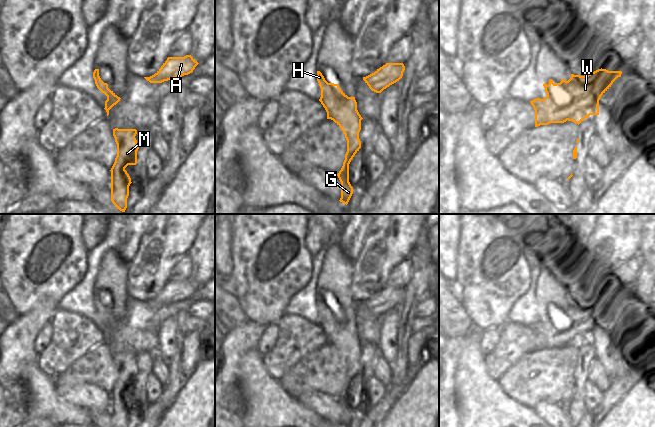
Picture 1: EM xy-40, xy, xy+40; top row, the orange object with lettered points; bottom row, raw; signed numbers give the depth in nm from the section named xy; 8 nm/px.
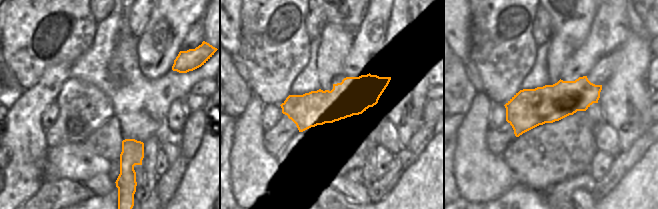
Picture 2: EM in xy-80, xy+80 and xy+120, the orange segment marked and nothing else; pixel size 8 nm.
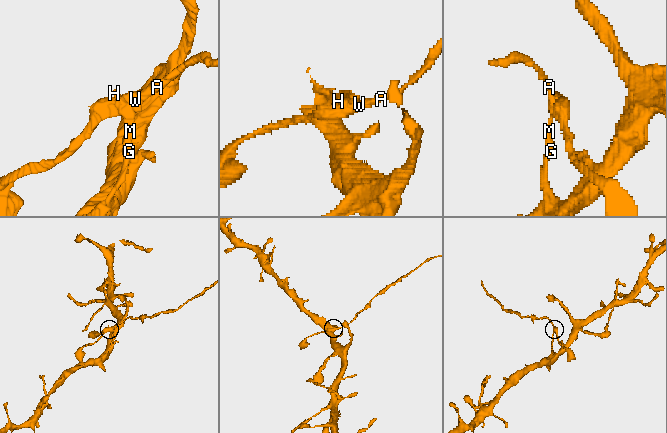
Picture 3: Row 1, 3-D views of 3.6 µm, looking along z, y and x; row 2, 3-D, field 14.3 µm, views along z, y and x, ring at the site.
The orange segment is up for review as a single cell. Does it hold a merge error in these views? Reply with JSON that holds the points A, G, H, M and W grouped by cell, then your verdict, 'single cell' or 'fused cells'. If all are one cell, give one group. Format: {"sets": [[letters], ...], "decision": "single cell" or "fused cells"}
{"sets": [["A", "H", "W"], ["G", "M"]], "decision": "fused cells"}

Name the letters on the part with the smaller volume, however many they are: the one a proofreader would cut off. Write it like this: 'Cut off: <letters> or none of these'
Cut off: A, H, W

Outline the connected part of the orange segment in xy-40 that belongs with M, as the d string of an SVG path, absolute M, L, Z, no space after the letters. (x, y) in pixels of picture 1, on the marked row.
M113 129L117 144L117 156L111 168L111 201L117 209L125 212L131 178L125 168L137 164L139 145L135 138L136 129Z

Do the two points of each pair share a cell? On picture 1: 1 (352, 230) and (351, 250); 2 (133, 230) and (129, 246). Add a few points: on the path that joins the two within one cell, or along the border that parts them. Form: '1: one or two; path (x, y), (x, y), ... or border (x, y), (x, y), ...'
1: one; path (352, 235), (351, 245)
2: one; path (133, 234), (130, 242)

